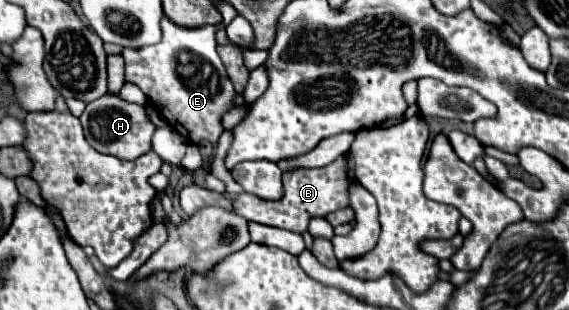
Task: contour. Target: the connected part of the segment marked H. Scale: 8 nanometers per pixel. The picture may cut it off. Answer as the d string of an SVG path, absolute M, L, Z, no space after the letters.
M104 94L102 98L90 102L82 114L82 126L86 140L102 154L112 154L122 160L136 160L146 154L150 146L150 138L156 126L148 120L146 108L140 104L132 104L122 100L118 94Z

